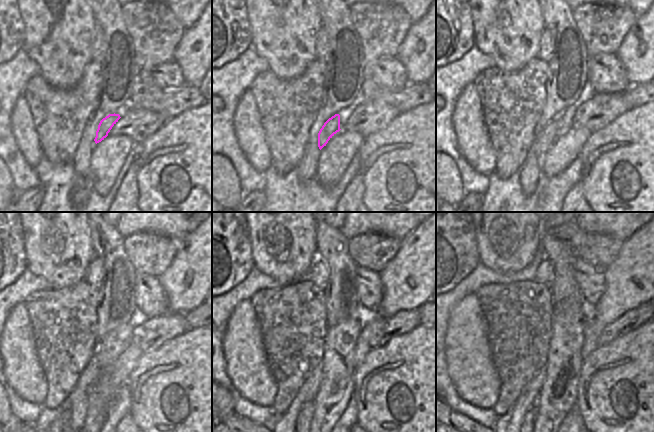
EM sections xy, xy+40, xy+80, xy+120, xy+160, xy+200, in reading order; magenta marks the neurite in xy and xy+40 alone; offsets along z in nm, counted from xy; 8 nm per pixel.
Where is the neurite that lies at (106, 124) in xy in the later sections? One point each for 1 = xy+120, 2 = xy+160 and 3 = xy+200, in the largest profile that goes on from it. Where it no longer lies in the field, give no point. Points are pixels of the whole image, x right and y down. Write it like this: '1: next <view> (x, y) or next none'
1: next xy+120 (87, 380)
2: next xy+160 (308, 390)
3: next xy+200 (526, 401)

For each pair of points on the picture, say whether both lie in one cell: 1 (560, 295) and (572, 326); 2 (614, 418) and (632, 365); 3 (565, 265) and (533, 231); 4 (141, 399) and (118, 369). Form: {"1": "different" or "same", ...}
{"1": "different", "2": "same", "3": "different", "4": "different"}

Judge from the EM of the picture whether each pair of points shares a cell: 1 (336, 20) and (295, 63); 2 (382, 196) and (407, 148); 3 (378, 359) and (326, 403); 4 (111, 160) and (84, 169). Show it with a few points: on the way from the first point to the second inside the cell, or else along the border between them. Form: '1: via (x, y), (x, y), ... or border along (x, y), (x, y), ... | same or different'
1: border along (317, 10), (322, 25) | different
2: via (394, 184), (403, 175), (403, 164), (407, 160) | same
3: border along (356, 368), (354, 371), (352, 394) | different
4: border along (95, 144), (90, 159), (89, 173) | different

